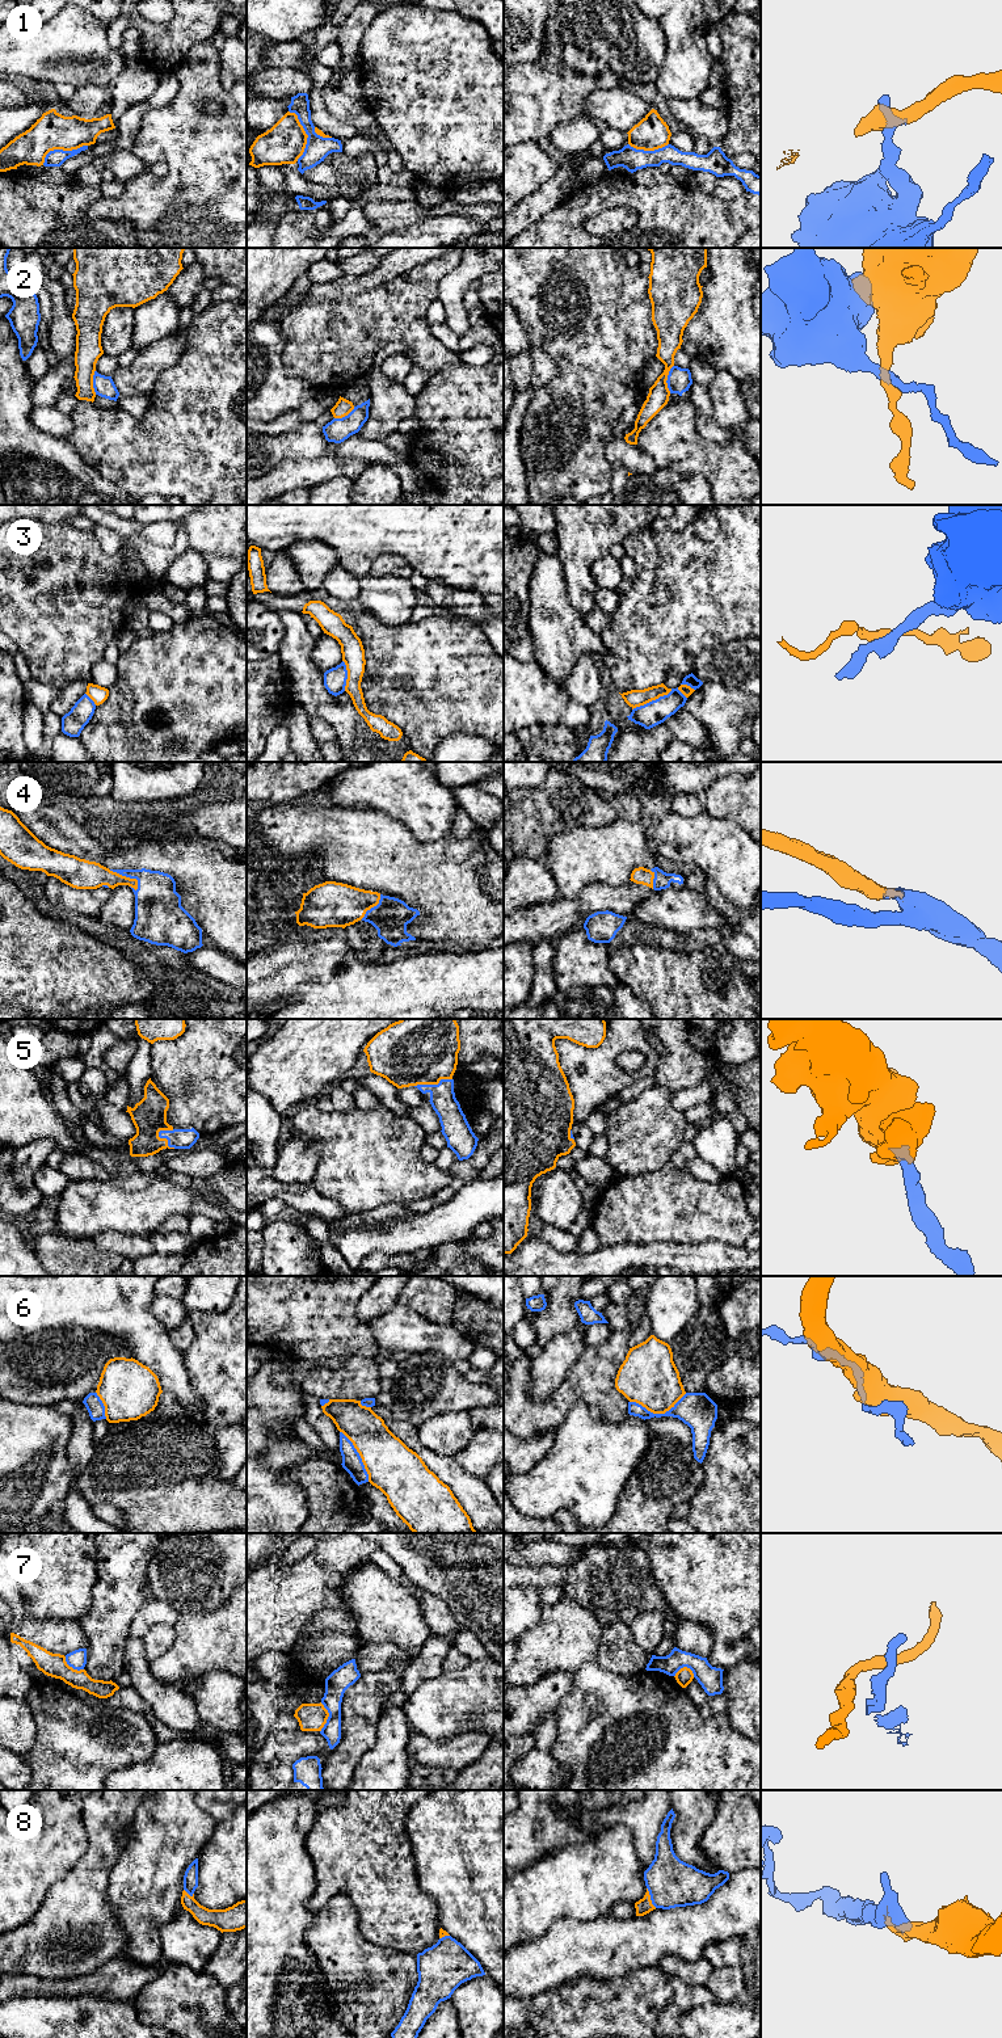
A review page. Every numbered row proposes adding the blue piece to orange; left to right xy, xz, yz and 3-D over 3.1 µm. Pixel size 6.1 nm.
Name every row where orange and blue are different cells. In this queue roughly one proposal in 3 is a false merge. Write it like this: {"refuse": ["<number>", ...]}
{"refuse": ["1", "2", "3", "6", "7"]}

